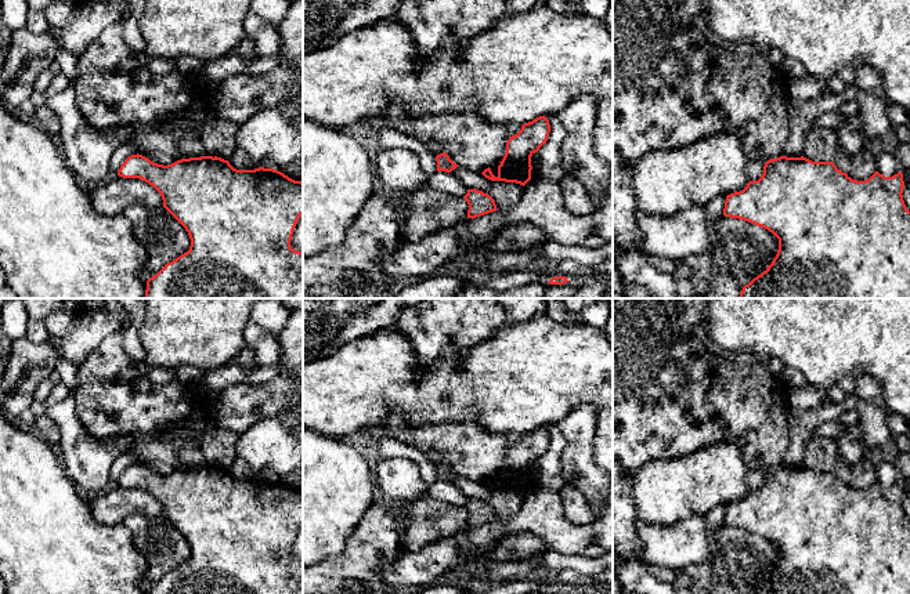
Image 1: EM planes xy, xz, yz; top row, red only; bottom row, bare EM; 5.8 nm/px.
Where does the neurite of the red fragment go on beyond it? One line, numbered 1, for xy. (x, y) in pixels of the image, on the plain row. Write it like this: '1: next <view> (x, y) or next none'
1: next none

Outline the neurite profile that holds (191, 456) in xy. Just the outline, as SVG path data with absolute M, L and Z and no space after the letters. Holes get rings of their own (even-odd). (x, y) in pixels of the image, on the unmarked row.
M187 445L180 452L180 461L184 468L205 466L205 459L201 448L192 445Z

